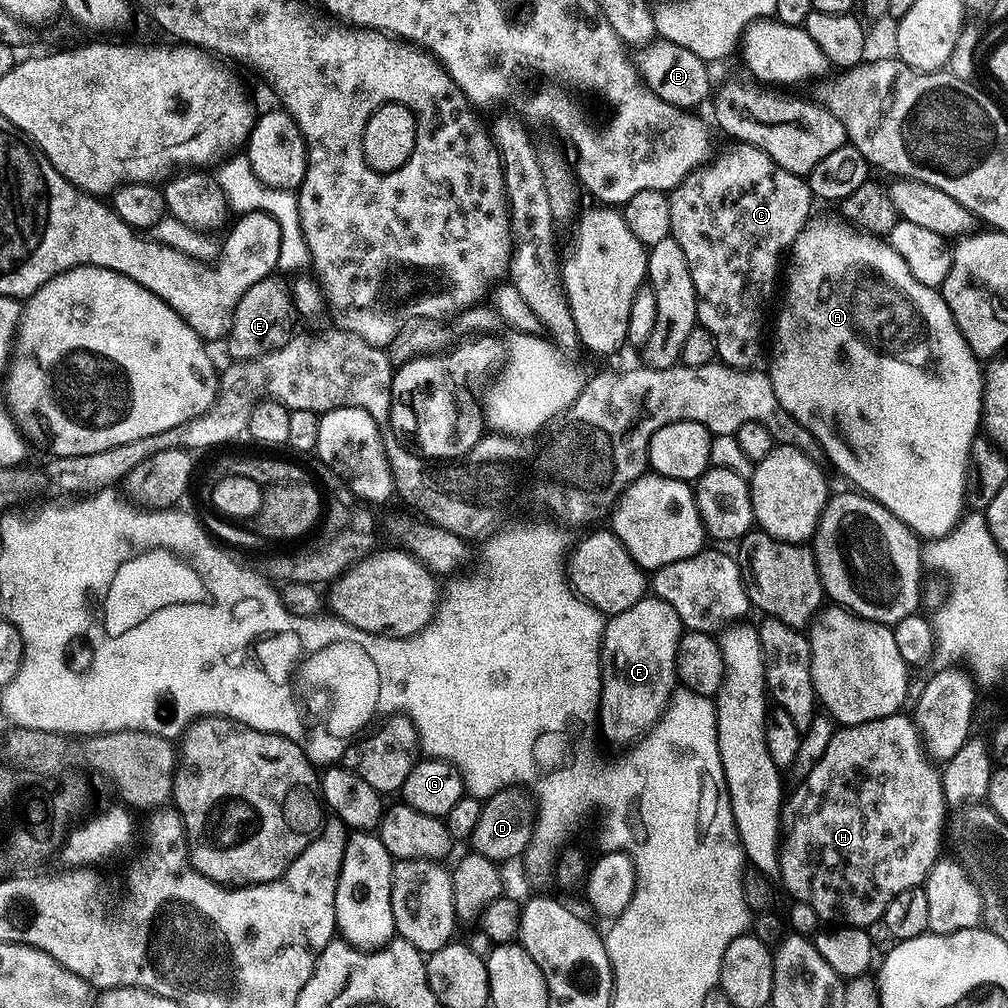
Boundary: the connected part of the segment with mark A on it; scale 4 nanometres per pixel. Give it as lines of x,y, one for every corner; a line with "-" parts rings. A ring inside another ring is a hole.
809,223
798,234
798,238
791,246
790,260
792,256
792,265
787,265
786,276
788,272
788,289
784,292
784,300
788,304
784,304
780,308
780,313
776,316
776,341
772,344
772,365
766,368
770,382
774,386
774,394
778,394
778,402
786,411
791,414
794,419
806,430
810,430
810,434
818,445
821,453
828,455
828,460
849,480
853,489
859,490
863,495
869,496
870,499
876,500
882,506
886,506
886,510
890,510
890,514
894,514
909,528
910,531
916,533
917,536
925,541
938,540
950,534
950,530
954,530
954,526
959,524
966,512
966,493
968,490
968,455
970,454
970,446
974,442
974,438
981,431
982,417
984,414
984,373
983,367
976,368
978,357
972,353
970,346
966,342
966,338
962,338
962,330
958,330
958,326
954,322
954,318
950,314
950,306
946,306
944,297
940,295
937,289
930,286
922,286
922,282
918,282
918,278
914,278
914,274
910,274
910,266
906,266
906,262
902,262
898,252
894,250
887,242
887,239
881,238
876,234
861,232
847,226
845,223
840,224
815,224

